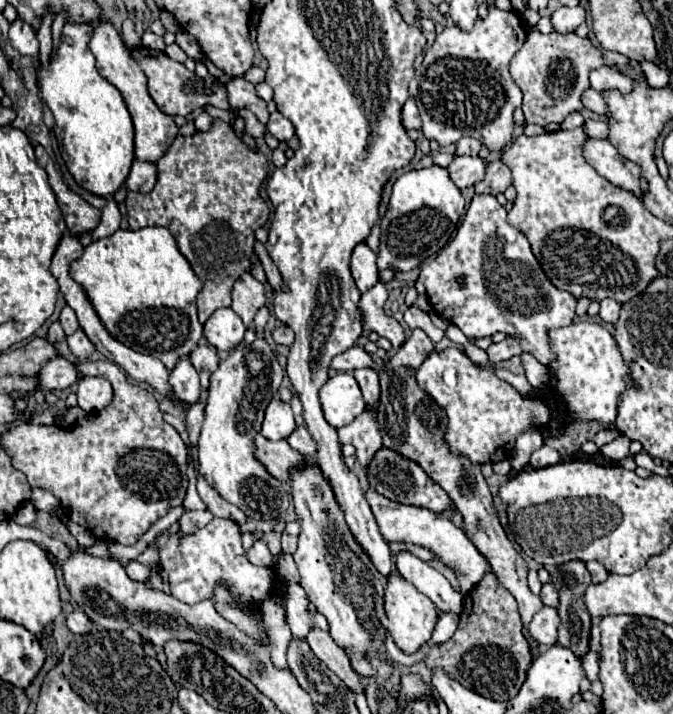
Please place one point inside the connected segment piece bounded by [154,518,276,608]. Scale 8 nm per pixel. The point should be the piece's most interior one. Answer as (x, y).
(195, 564)

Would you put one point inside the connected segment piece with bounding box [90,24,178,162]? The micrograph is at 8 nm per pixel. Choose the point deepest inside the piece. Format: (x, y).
(154, 131)

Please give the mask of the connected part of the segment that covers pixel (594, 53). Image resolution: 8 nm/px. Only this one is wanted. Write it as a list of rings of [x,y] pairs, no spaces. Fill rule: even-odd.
[[[530,32],[524,46],[516,52],[510,62],[512,80],[520,86],[524,94],[522,110],[528,124],[546,126],[550,122],[560,124],[568,114],[578,112],[582,108],[582,92],[590,88],[588,74],[594,68],[602,66],[602,52],[592,46],[588,38],[580,38],[574,32],[560,34],[540,34]]]

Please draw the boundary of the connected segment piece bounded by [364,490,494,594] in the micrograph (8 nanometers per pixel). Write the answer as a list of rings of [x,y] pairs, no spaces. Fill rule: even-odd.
[[[368,490],[364,496],[366,496],[366,500],[374,512],[374,518],[380,526],[384,540],[388,540],[388,542],[412,542],[412,544],[424,546],[430,552],[434,552],[436,560],[440,560],[446,568],[450,568],[456,574],[462,594],[468,594],[486,574],[494,572],[490,562],[478,552],[478,548],[464,534],[464,530],[454,526],[454,522],[450,518],[444,518],[432,510],[426,510],[426,508],[392,502],[374,490]]]

